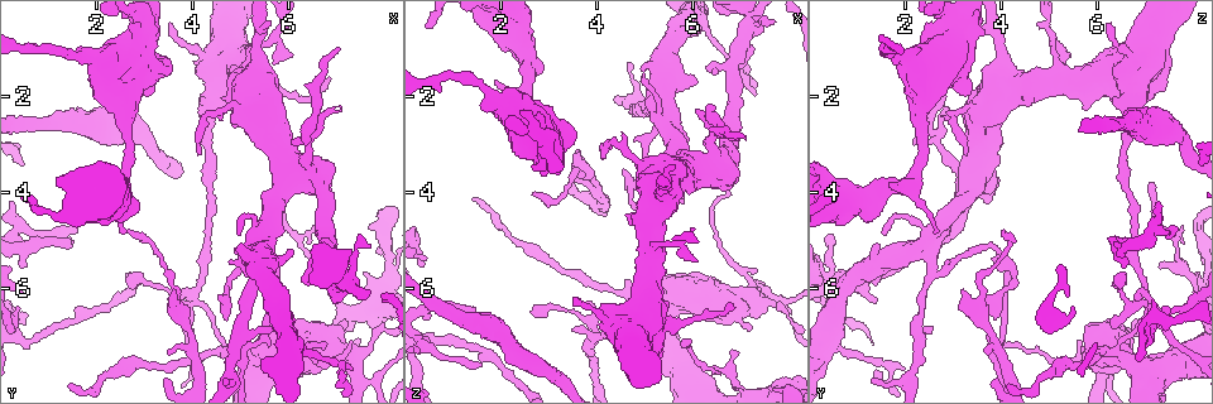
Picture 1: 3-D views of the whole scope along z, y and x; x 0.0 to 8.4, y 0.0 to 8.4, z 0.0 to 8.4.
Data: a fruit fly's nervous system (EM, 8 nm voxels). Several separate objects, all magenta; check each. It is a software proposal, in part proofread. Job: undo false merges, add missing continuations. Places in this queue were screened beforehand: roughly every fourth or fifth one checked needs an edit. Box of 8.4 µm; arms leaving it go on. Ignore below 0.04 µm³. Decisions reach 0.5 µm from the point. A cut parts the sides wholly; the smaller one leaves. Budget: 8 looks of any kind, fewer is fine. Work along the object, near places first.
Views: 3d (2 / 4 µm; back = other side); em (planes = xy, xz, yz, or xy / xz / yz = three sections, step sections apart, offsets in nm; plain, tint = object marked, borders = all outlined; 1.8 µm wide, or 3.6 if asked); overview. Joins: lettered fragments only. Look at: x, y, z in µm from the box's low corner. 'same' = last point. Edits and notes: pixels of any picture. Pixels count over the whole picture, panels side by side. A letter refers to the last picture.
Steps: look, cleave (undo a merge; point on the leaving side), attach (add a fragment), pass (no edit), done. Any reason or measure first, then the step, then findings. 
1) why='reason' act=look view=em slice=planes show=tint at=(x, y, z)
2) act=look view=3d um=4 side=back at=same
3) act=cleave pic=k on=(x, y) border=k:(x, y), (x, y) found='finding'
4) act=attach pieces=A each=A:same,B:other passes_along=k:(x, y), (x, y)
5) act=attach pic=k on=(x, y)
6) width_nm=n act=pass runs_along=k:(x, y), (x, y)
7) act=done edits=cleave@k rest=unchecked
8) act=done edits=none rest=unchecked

why='sudden change in width' act=look view=em um=3.6 slice=planes show=borders at=(2.90, 0.90, 3.00)

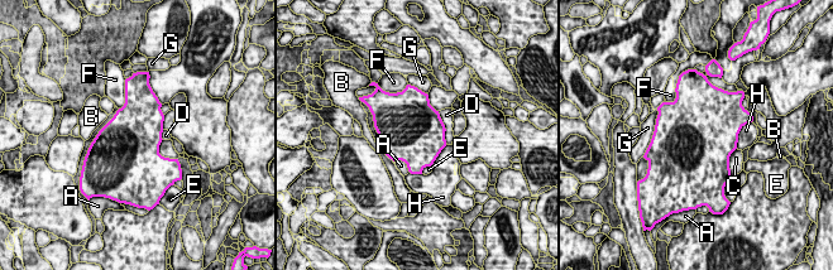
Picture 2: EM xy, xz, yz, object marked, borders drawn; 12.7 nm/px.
longest_contact=D:440nm act=pass each=A:other,B:other,C:other,D:other,E:other,F:other,G:other,H:other border=2:(162, 139), (159, 153), (172, 159) found='all the same neuron'

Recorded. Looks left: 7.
why='free end' act=look view=3d um=4 at=(3.60, 5.95, 3.15)

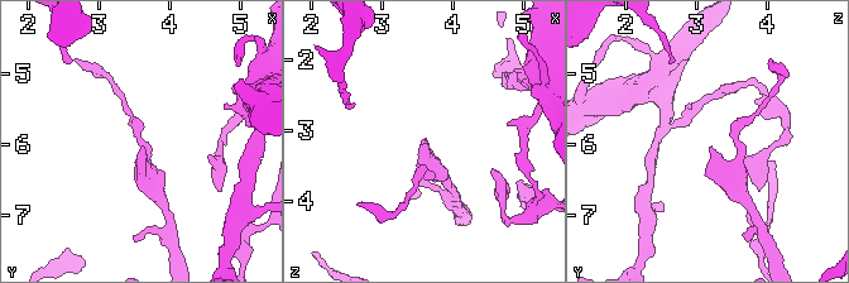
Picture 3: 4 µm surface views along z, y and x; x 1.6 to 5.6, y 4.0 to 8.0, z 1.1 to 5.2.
why='need the tissue' act=look view=em slice=xz step=8 show=borders at=(3.60, 6.05, 3.15)

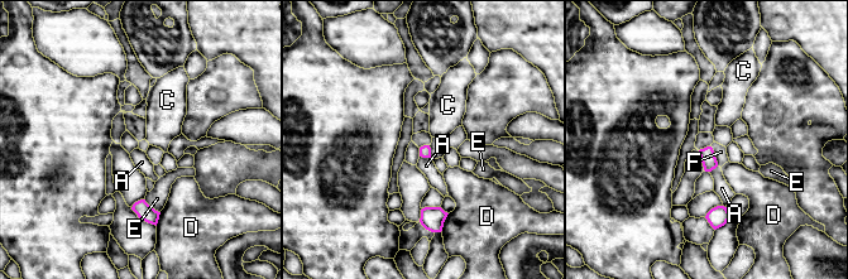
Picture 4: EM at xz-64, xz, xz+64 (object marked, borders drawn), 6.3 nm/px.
why='another direction' act=look view=em slice=planes show=borders at=same

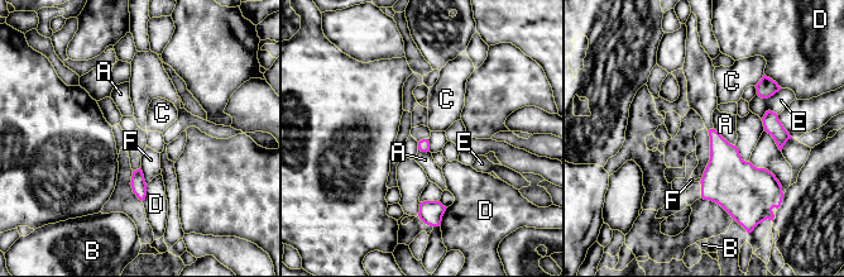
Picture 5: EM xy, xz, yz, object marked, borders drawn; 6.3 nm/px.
act=pass each=A:other,B:other,C:other,D:other,E:other,F:other border=5:(714, 128), (734, 146) found='no lettered fragment goes on from it'

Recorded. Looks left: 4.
why='three-way junction' act=look view=em slice=xy step=8 show=tint at=(3.95, 6.20, 7.00)

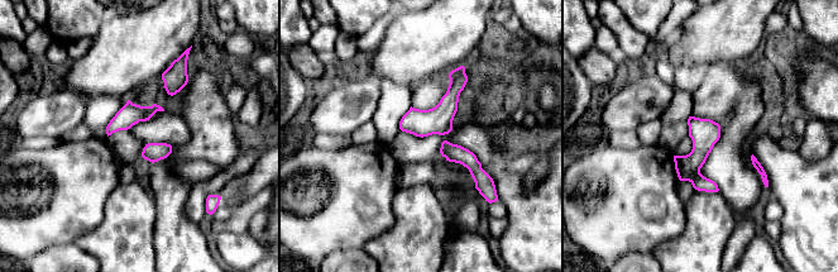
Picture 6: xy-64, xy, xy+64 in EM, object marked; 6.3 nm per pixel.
why='another direction' act=look view=em slice=planes show=borders at=same

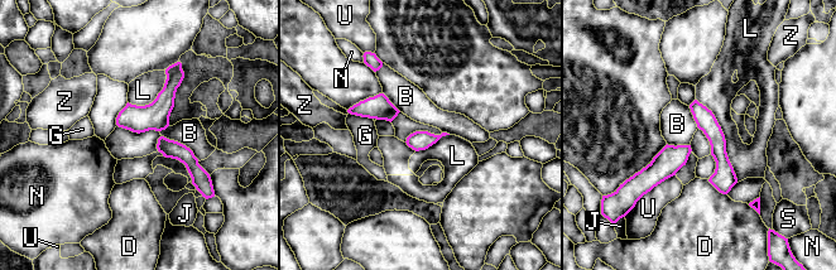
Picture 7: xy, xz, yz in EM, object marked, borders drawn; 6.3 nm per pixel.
act=cleave pic=7 on=(154, 116) each=B:other,D:other,G:other,J:other,L:other,N:other,S:other,U:other,Z:other part_leaving=7:(695, 105), (716, 138), (725, 189) found='a second neuron is stuck on'

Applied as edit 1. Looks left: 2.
act=done edits=cleave@7 rest=unchecked

